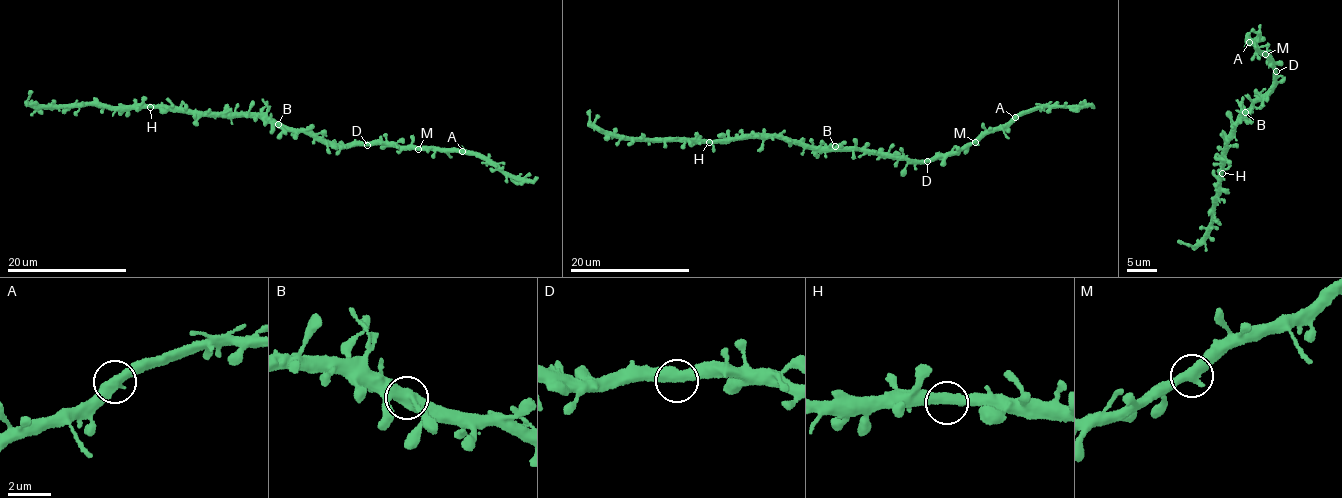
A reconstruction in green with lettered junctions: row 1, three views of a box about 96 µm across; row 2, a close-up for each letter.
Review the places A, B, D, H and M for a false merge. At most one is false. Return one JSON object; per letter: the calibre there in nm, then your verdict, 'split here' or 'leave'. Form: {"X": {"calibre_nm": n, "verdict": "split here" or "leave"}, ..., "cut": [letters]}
{"A": {"calibre_nm": 480, "verdict": "leave"}, "B": {"calibre_nm": 440, "verdict": "leave"}, "D": {"calibre_nm": 460, "verdict": "leave"}, "H": {"calibre_nm": 360, "verdict": "leave"}, "M": {"calibre_nm": 440, "verdict": "leave"}, "cut": []}

